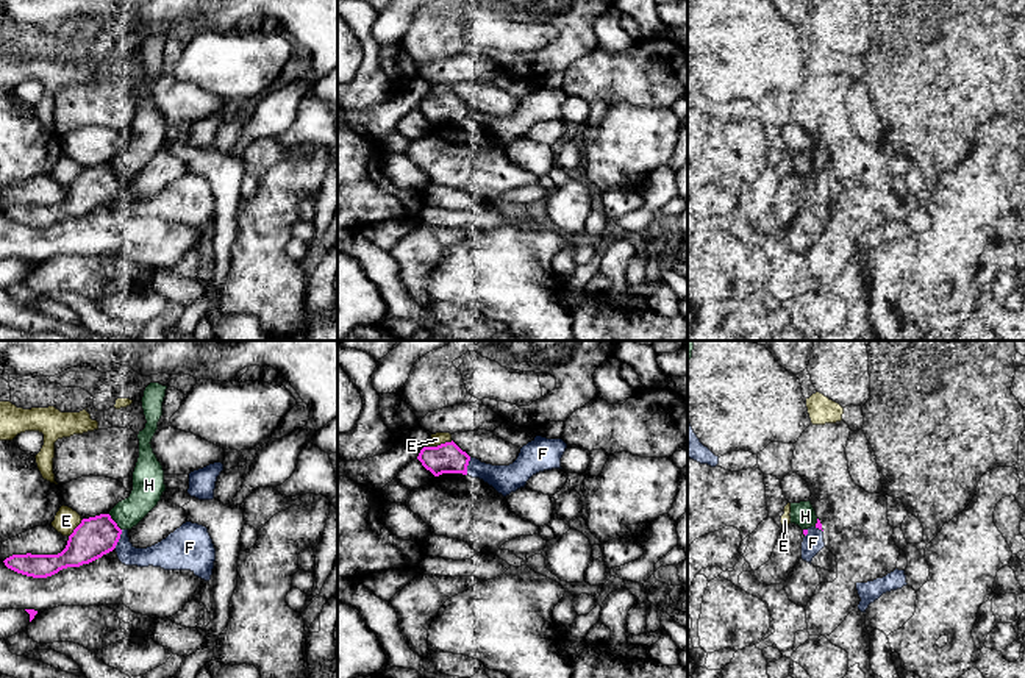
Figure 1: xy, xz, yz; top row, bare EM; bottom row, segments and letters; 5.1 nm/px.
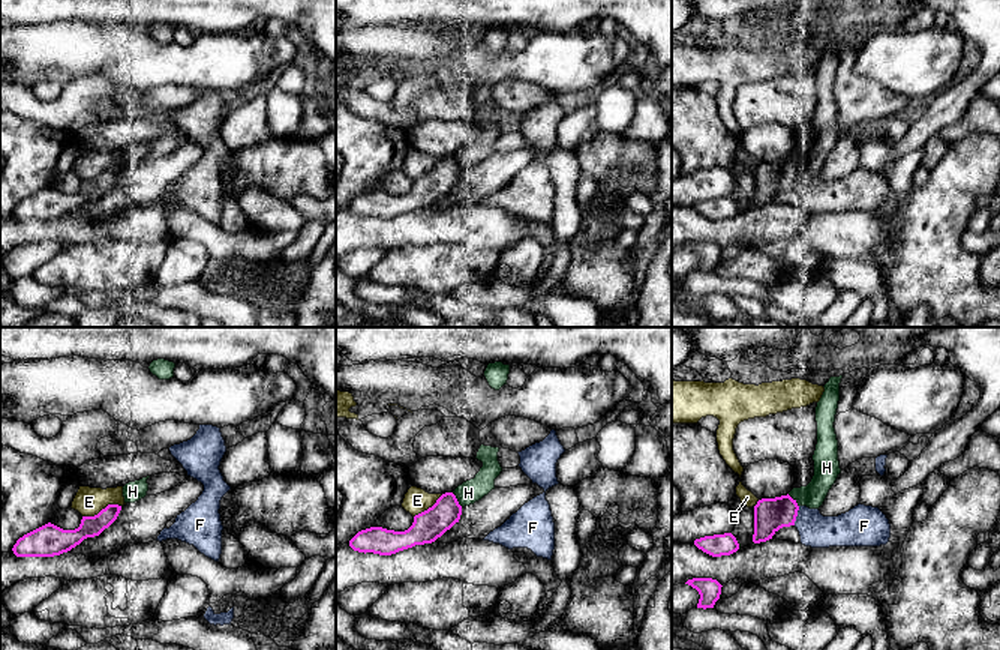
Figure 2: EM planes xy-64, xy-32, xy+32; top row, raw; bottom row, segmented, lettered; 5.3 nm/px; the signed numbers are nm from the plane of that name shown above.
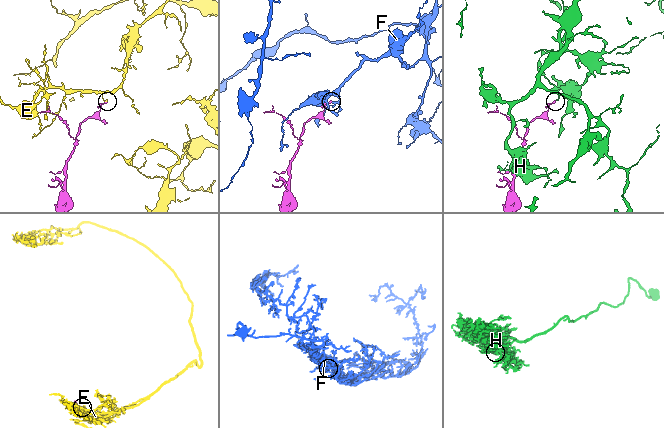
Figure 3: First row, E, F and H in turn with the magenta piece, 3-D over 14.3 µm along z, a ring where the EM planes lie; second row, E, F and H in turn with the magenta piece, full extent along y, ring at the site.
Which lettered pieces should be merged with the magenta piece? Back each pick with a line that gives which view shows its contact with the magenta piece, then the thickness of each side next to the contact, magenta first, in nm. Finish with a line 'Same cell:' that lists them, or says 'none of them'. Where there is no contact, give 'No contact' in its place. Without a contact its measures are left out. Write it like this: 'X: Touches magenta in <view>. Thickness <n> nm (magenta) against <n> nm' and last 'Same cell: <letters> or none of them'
Same cell: none of them

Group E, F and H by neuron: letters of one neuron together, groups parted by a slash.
E / F / H

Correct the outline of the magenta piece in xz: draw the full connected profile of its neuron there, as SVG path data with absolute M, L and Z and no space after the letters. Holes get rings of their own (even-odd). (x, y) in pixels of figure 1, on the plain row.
M452 91L438 97L423 97L417 109L434 127L442 123L467 125L470 106Z

